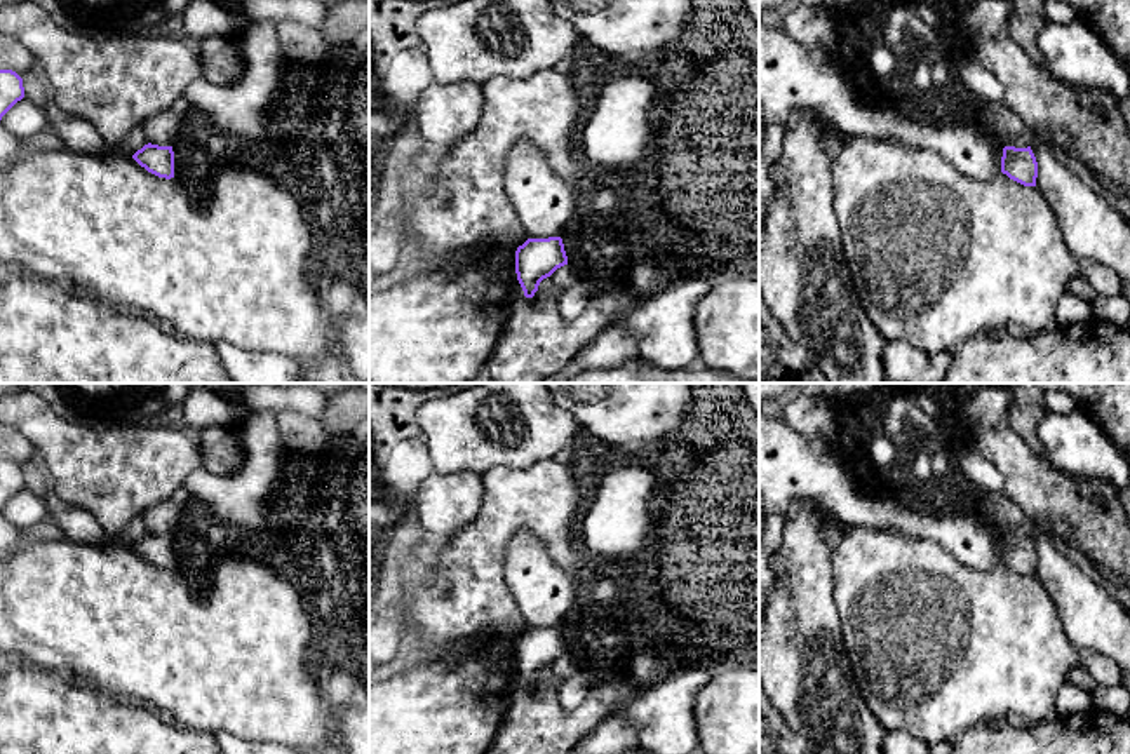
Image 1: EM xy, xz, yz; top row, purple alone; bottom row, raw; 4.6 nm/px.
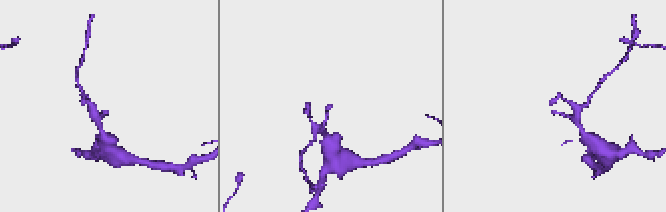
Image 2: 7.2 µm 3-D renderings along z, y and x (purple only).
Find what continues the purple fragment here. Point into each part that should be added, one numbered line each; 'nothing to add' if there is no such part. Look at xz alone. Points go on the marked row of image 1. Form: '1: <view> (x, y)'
nothing to add

